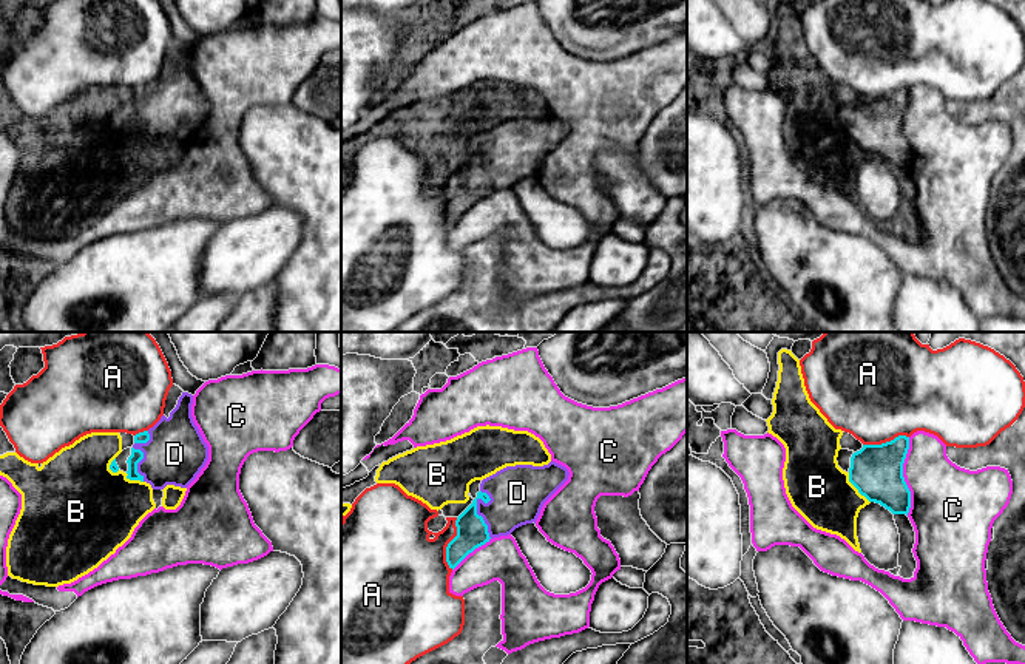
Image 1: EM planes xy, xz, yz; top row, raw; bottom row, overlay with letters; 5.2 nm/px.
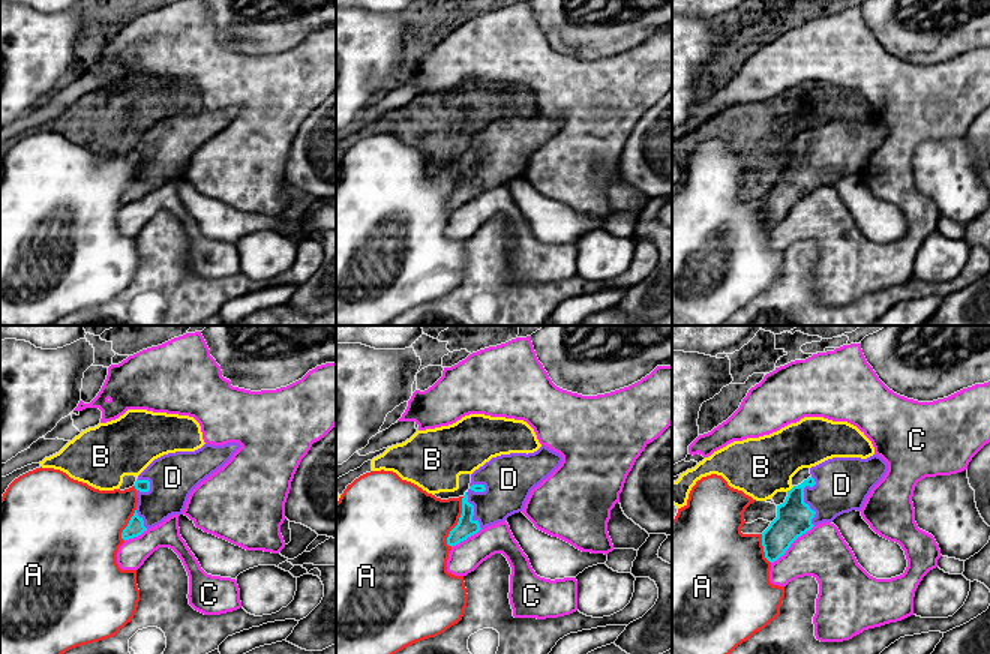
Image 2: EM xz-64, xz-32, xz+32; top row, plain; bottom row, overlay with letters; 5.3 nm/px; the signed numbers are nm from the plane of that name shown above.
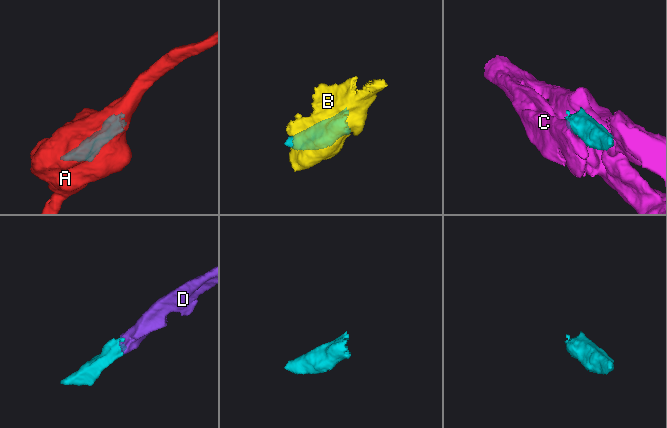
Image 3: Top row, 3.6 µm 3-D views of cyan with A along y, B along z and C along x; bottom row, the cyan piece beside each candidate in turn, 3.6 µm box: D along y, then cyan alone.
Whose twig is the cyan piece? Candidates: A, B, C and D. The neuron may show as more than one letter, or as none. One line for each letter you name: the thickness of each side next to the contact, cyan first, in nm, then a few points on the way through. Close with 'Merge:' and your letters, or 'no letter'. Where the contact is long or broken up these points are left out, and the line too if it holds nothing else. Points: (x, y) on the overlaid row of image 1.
D: calibres 160 and 280 nm; way xz (471, 530), (476, 525), (476, 508), (499, 508), (517, 493)
Merge: D

